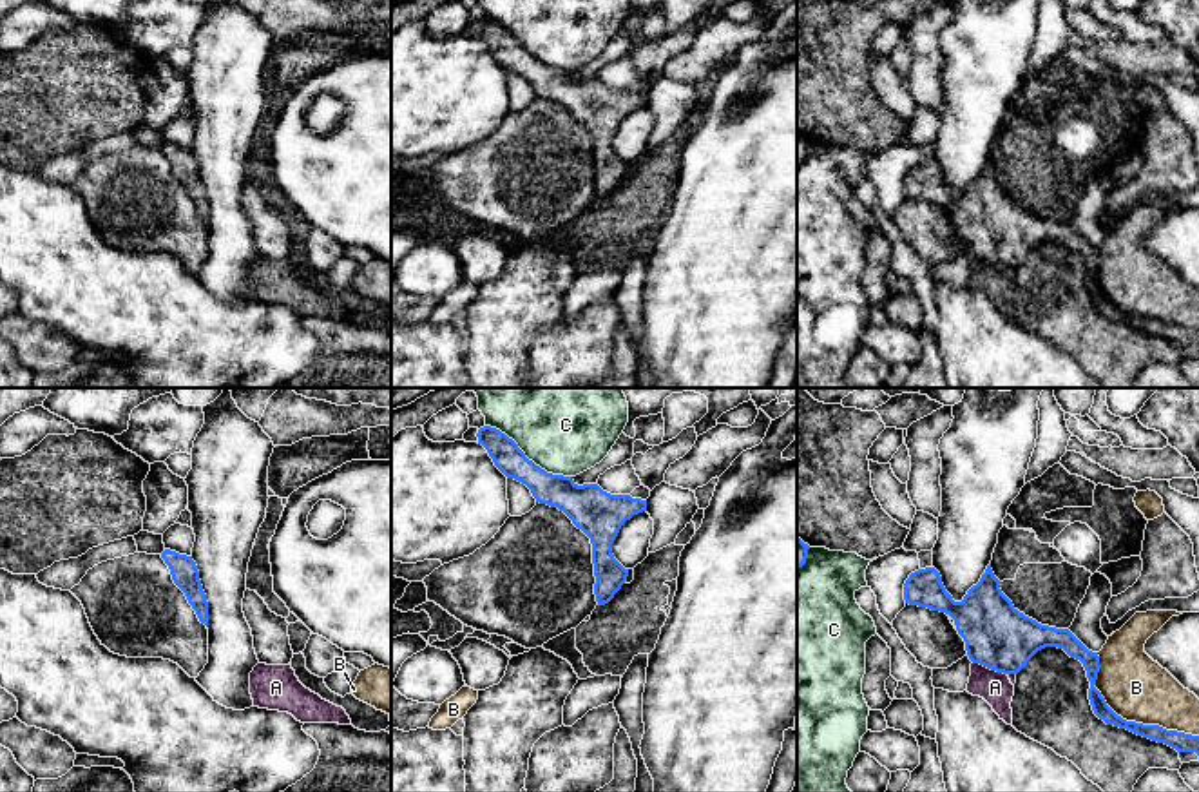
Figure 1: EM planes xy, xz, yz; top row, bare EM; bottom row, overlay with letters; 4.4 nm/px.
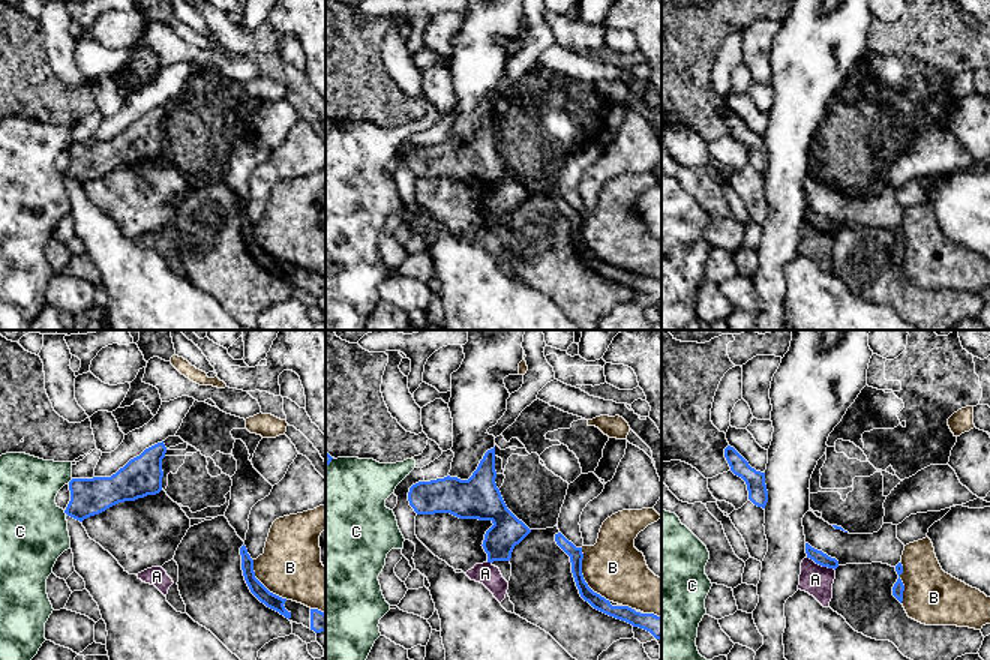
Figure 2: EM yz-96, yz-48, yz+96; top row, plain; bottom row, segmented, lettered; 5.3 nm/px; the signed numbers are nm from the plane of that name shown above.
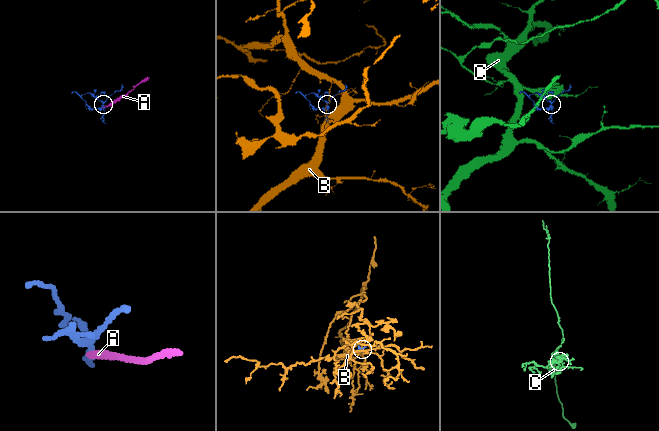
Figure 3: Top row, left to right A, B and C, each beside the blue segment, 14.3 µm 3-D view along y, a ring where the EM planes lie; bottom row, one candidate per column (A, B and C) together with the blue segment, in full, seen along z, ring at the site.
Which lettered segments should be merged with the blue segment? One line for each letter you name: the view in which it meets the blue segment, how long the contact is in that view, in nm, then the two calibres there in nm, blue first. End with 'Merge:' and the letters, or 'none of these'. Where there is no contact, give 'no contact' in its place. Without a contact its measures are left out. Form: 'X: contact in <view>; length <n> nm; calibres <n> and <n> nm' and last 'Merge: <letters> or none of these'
Merge: none of these

